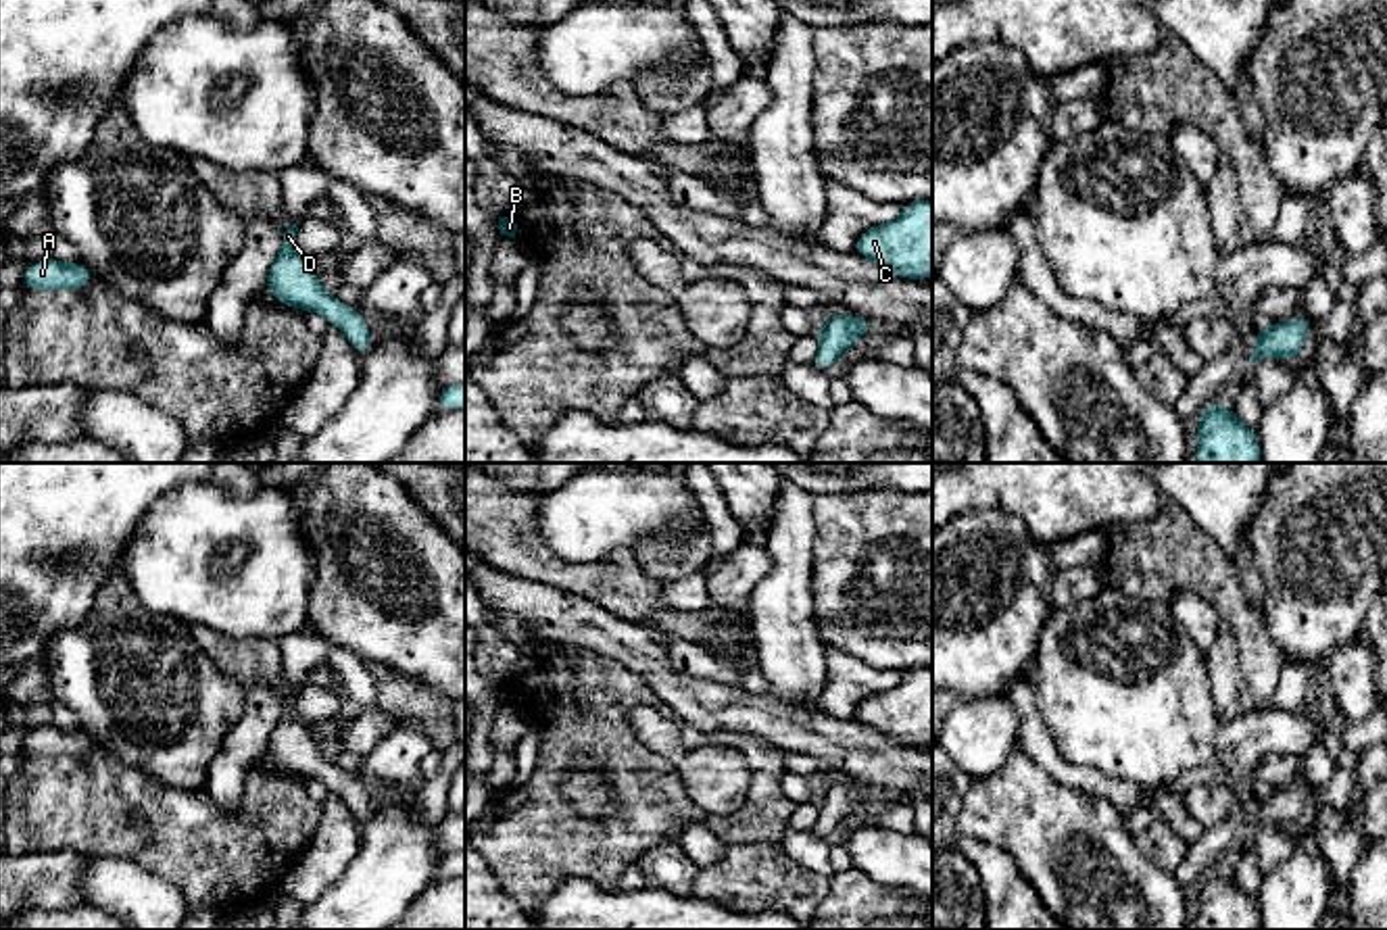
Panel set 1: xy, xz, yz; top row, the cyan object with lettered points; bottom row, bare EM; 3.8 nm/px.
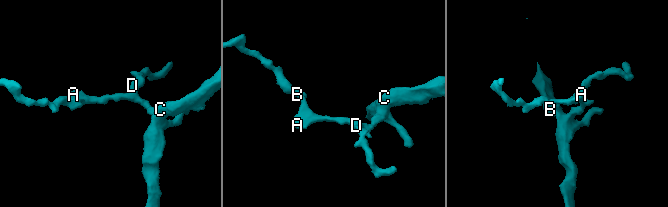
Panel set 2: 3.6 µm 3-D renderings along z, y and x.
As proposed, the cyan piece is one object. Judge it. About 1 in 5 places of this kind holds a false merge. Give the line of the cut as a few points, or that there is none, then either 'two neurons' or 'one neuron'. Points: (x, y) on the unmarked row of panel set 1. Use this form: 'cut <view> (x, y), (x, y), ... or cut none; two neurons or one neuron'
cut none; one neuron

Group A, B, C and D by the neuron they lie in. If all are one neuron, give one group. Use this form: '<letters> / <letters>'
A B C D

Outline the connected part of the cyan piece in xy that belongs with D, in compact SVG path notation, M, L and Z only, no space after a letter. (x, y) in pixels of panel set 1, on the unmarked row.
M286 692L284 709L273 728L265 755L284 772L302 780L321 780L363 824L373 815L363 782L327 761L317 749L311 726L296 711L296 692Z

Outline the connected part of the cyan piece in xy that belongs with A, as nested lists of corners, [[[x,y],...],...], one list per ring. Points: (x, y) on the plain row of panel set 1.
[[[50,724],[27,734],[23,757],[79,757],[88,755],[92,747],[92,738],[81,728],[65,732]]]

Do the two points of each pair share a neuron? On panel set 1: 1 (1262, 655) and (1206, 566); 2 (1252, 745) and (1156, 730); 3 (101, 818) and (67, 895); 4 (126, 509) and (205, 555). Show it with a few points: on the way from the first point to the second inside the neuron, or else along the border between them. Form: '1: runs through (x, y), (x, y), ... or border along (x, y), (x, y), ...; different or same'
1: runs through (1250, 632), (1242, 603), (1229, 589); same
2: border along (1221, 722), (1219, 760), (1183, 774); different
3: border along (36, 851), (76, 849), (86, 855); different
4: border along (180, 486), (144, 516), (119, 561); different

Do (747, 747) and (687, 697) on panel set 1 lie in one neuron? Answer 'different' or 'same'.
different

